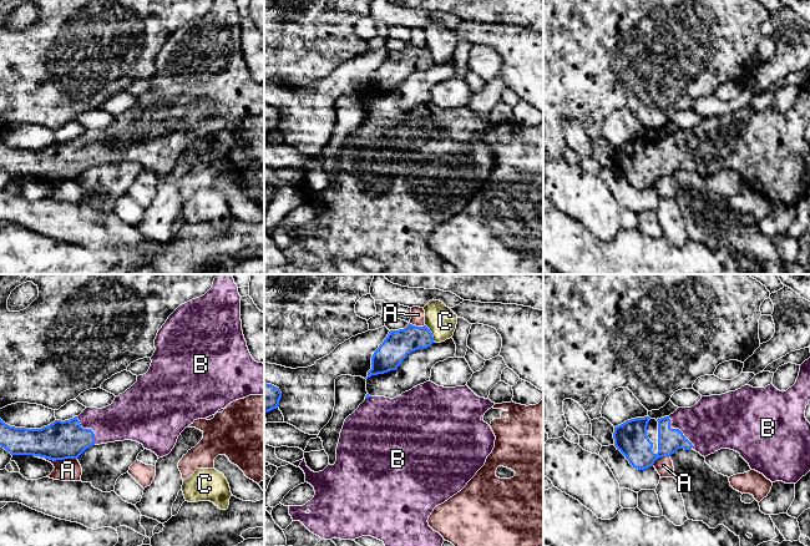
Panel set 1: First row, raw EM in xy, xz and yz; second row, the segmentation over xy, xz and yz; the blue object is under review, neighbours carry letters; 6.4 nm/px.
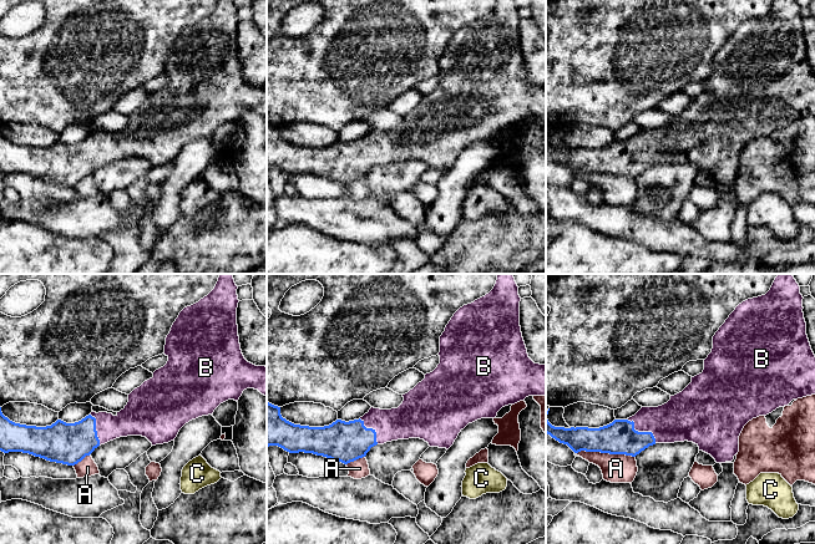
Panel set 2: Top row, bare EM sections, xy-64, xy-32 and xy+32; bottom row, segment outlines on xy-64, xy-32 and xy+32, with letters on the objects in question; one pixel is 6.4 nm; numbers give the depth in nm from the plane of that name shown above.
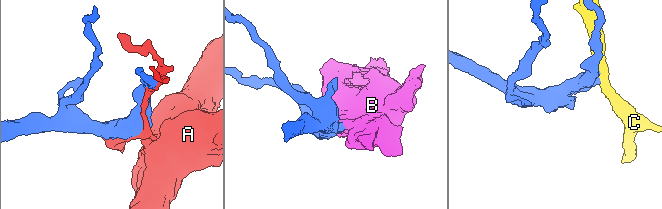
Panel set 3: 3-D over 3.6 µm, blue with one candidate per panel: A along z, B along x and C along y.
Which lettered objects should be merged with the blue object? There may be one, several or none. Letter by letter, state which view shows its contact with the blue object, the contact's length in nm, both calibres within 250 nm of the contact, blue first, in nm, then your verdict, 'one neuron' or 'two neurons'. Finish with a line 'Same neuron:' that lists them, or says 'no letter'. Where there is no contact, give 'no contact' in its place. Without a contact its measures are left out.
A: contact in xy; length 280 nm; calibres 240 and 140 nm; two neurons
B: contact in yz; length 260 nm; calibres 160 and 340 nm; one neuron
C: contact in xz; length 140 nm; calibres 180 and 190 nm; two neurons
Same neuron: B

